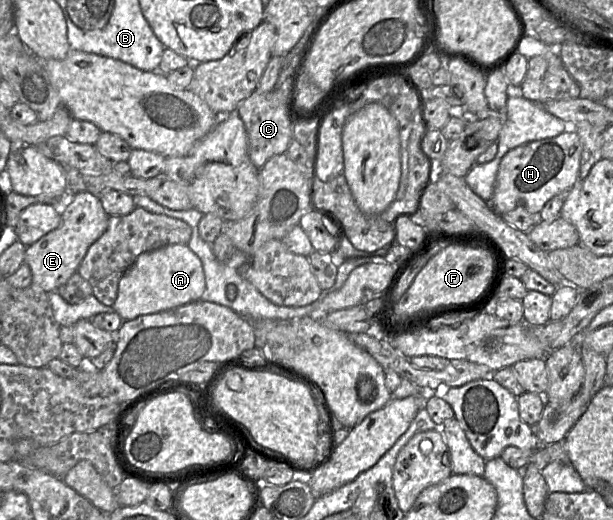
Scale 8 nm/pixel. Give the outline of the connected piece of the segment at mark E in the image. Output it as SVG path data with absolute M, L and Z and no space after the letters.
M78 192L60 208L61 224L38 241L26 247L24 263L32 273L31 286L45 292L57 291L77 272L89 247L101 237L108 226L109 215L103 209L100 196Z

